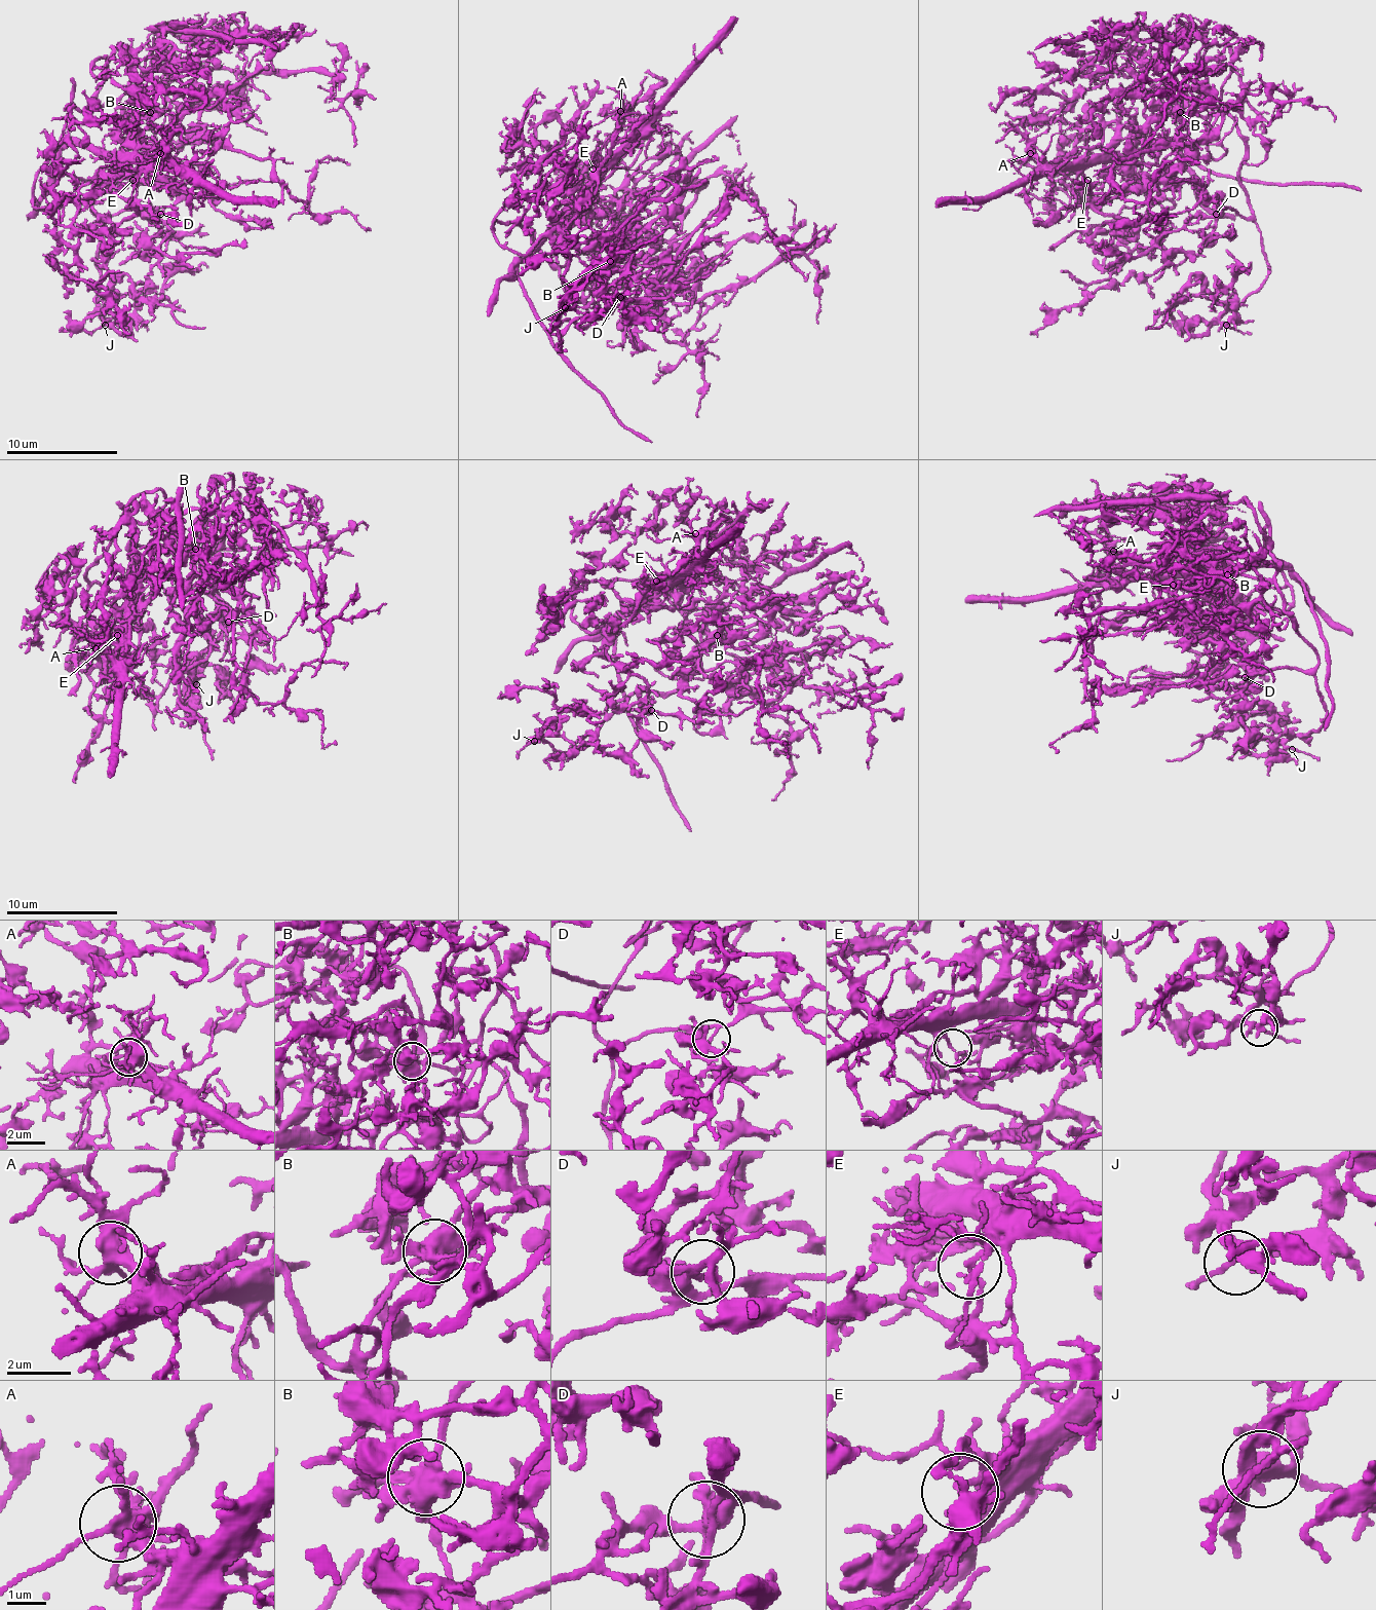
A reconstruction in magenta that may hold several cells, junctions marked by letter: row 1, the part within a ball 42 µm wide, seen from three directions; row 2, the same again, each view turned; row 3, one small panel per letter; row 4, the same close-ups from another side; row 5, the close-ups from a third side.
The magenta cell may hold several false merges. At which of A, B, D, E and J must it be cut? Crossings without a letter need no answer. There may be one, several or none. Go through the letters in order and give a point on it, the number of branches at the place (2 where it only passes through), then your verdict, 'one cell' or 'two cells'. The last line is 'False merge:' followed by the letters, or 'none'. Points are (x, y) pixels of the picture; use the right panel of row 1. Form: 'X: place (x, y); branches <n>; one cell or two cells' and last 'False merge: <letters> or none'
A: place (1030, 153); branches 5; one cell
B: place (1180, 112); branches 7; two cells
D: place (1216, 214); branches 3; one cell
E: place (1087, 180); branches 2; two cells
J: place (1226, 325); branches 3; one cell
False merge: B, E

